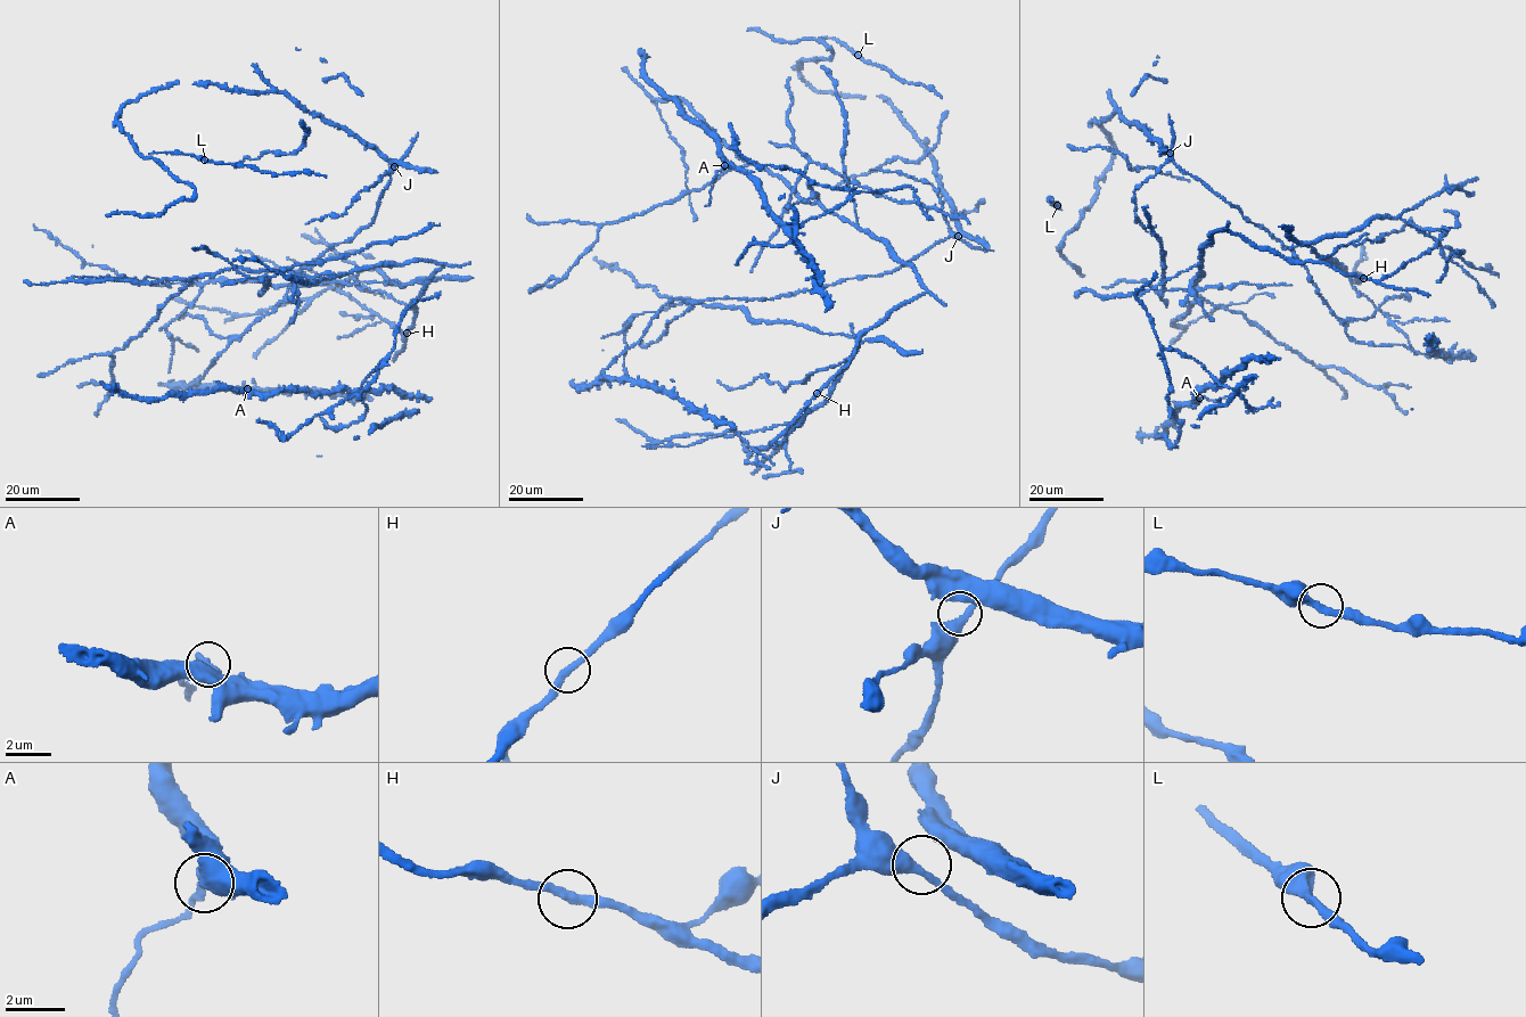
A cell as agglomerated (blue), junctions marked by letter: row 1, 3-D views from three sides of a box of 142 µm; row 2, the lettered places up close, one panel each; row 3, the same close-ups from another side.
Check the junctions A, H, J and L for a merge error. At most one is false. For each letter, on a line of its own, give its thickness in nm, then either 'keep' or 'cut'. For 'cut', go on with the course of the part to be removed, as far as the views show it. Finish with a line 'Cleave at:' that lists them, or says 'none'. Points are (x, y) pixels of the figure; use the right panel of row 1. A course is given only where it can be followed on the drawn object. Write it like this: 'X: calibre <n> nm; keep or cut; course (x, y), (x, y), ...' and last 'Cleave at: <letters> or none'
A: calibre 320 nm; cut; course (1199, 398), (1217, 400), (1246, 388)
H: calibre 320 nm; keep
J: calibre 380 nm; keep
L: calibre 340 nm; keep
Cleave at: A

